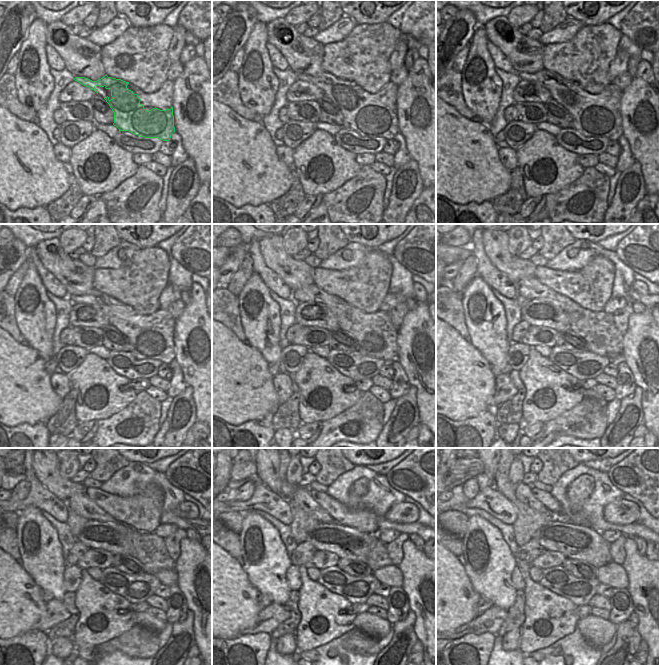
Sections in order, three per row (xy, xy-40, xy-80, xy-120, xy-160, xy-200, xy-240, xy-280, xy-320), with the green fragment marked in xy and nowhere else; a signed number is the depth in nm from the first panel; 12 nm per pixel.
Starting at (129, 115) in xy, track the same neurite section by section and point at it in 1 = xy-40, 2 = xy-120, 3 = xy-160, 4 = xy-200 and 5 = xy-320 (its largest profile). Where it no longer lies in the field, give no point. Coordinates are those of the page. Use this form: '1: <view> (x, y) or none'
1: xy-40 (380, 123)
2: xy-120 (156, 346)
3: xy-160 (380, 346)
4: xy-200 (530, 288)
5: xy-320 (523, 492)

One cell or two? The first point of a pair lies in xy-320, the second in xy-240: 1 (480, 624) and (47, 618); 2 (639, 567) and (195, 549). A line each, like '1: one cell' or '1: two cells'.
1: one cell
2: one cell

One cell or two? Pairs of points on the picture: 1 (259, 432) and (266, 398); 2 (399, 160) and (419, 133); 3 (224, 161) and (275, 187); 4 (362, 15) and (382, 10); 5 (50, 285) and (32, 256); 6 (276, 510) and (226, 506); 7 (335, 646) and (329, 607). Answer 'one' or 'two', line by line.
1: two
2: two
3: one
4: one
5: one
6: one
7: two

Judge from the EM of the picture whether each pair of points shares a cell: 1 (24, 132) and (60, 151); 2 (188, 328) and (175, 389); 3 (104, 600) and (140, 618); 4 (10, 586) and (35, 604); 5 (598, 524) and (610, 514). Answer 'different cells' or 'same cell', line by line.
1: different cells
2: different cells
3: different cells
4: same cell
5: different cells

